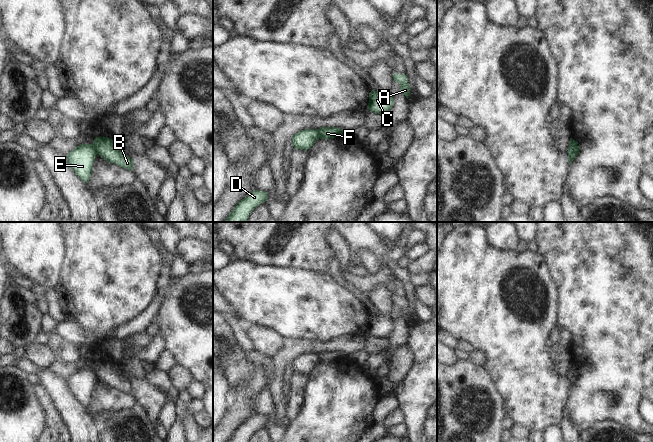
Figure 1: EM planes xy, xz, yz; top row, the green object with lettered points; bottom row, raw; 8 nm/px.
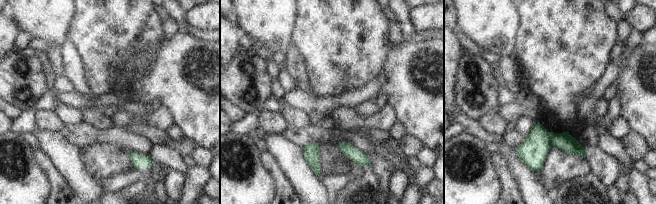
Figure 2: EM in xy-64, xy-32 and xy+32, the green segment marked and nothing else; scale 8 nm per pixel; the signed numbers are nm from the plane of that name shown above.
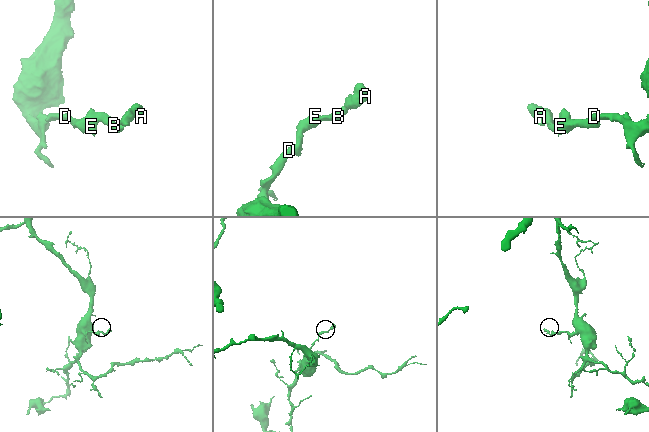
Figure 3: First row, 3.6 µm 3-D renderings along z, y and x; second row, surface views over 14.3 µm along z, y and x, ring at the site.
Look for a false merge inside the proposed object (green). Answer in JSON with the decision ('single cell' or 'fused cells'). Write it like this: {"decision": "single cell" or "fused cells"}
{"decision": "fused cells"}

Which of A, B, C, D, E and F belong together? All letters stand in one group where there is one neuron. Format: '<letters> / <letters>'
A B C F / D E

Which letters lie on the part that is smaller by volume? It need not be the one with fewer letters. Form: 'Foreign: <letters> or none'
Foreign: A, B, C, F

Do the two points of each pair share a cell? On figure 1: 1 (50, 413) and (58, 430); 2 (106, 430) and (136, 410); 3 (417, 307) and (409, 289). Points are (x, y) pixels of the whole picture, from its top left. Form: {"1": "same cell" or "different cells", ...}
{"1": "same cell", "2": "same cell", "3": "different cells"}

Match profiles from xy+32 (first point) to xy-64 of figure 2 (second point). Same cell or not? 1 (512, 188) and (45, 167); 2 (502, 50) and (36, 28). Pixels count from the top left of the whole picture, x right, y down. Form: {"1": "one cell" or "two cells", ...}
{"1": "one cell", "2": "one cell"}

